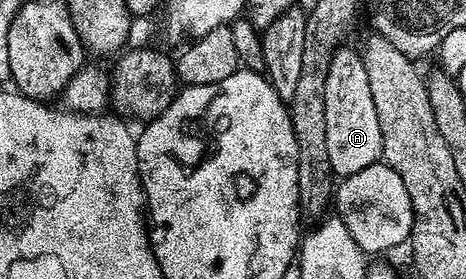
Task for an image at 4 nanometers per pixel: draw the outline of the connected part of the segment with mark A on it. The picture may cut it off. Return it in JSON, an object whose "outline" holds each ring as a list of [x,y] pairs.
{"outline":[[[345,46],[339,47],[329,60],[325,83],[325,125],[327,127],[328,160],[335,177],[360,174],[360,170],[382,160],[380,118],[376,114],[376,105],[372,103],[372,90],[368,87],[368,74],[364,74],[364,62],[355,49],[353,52]]]}

